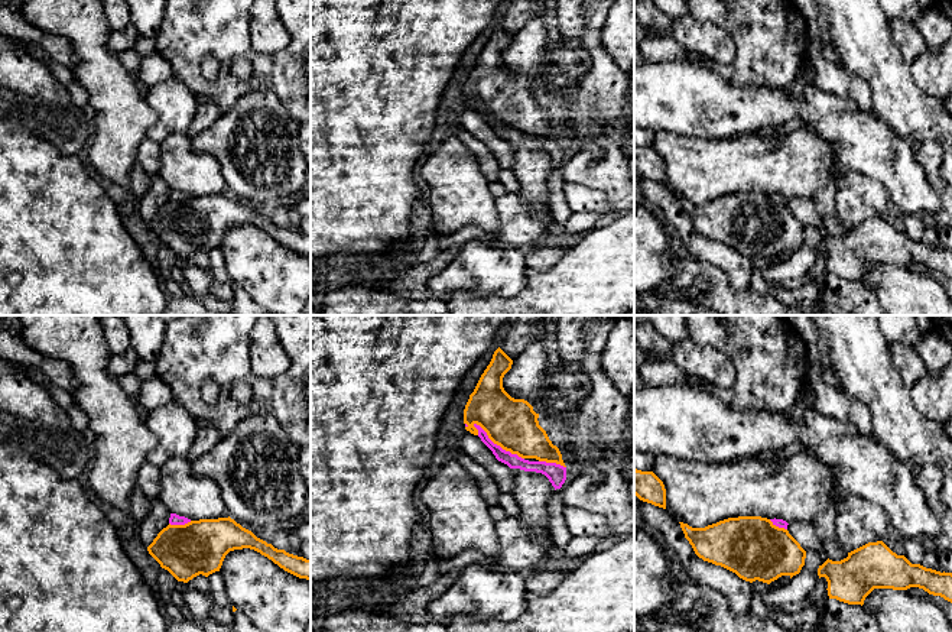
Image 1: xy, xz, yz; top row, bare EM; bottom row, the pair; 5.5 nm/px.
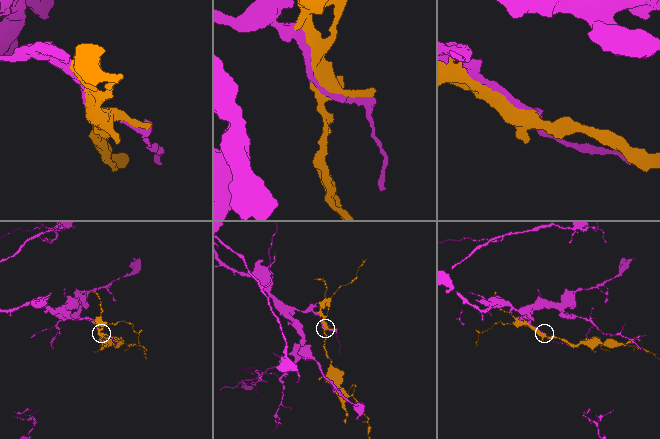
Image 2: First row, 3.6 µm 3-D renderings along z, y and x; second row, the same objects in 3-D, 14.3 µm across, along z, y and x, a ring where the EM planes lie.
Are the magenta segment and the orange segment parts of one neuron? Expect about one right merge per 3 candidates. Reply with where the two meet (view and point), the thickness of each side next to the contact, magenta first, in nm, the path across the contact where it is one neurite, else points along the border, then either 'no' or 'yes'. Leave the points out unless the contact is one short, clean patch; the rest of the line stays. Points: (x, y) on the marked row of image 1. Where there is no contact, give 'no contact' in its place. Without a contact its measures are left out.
meets magenta in xz at (496, 444); 80 nm thick on the magenta side, 280 nm on the other; no

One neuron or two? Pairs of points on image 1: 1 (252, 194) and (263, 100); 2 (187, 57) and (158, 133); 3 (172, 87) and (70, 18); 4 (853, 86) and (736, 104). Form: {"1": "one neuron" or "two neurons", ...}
{"1": "one neuron", "2": "two neurons", "3": "two neurons", "4": "two neurons"}

